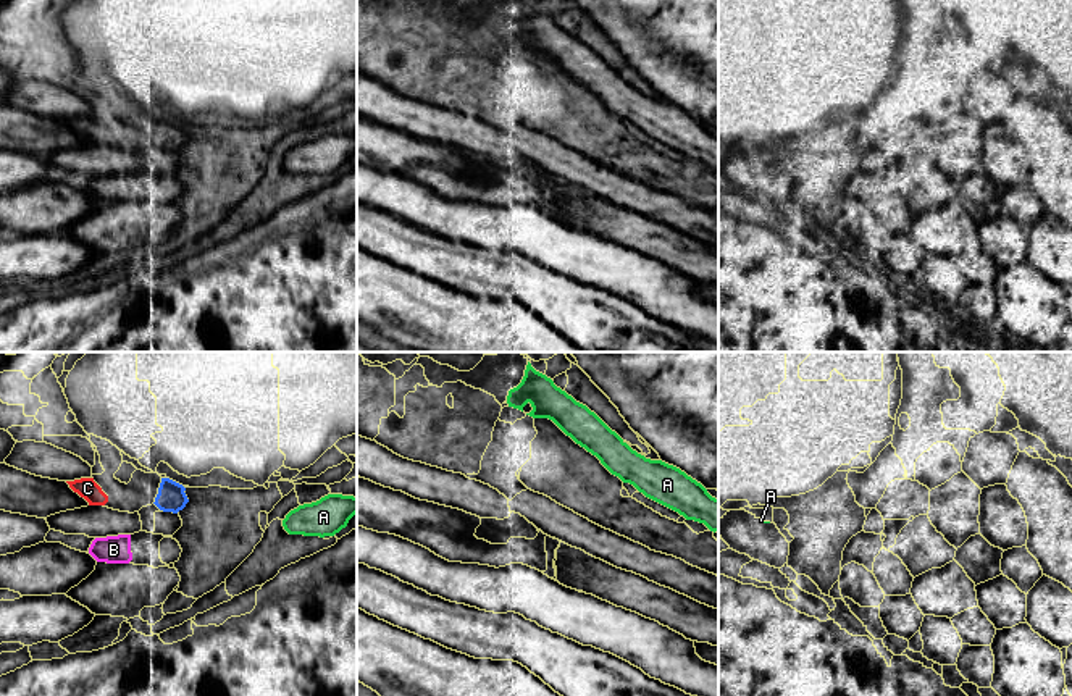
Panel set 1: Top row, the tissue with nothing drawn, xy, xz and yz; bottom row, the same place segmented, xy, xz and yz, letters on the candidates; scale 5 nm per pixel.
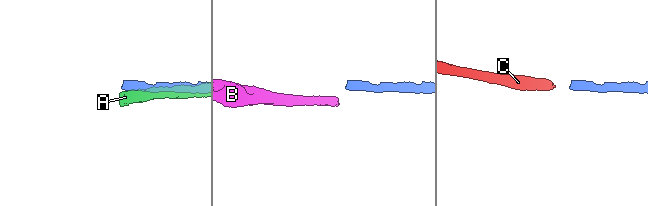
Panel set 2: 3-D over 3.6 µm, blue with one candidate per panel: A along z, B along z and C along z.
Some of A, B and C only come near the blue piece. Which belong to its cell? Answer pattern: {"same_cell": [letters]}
{"same_cell": ["C"]}

